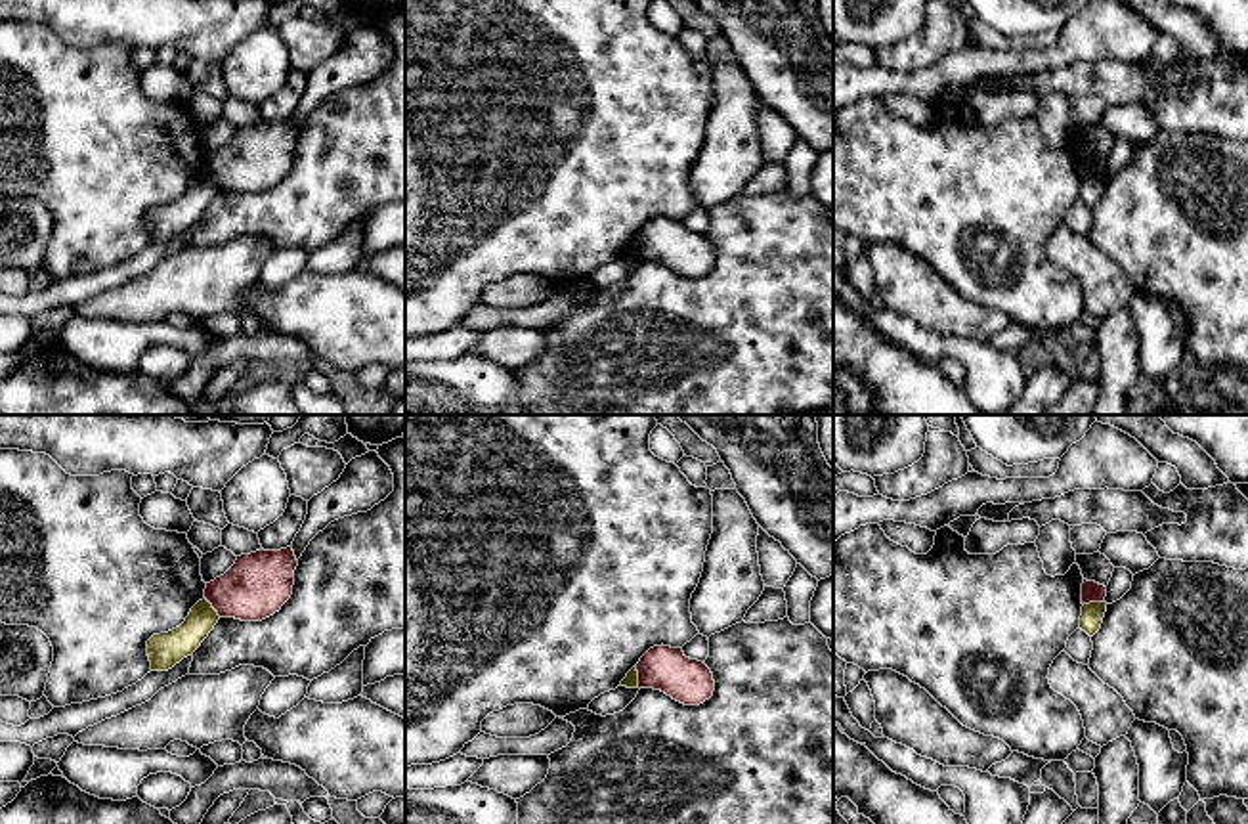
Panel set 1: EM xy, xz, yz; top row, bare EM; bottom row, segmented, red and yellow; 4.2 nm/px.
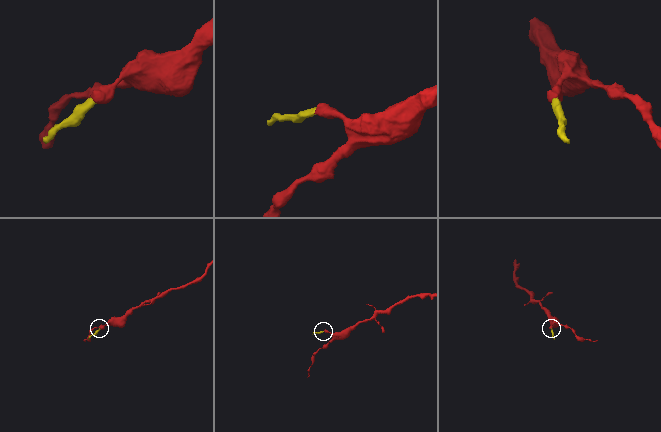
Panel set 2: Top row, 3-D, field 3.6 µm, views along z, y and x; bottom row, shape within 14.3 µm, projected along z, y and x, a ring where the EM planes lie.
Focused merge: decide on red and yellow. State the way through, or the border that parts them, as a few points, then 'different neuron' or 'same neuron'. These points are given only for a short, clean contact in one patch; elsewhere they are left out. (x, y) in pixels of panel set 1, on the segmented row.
border xz (635, 666), (639, 687); different neuron

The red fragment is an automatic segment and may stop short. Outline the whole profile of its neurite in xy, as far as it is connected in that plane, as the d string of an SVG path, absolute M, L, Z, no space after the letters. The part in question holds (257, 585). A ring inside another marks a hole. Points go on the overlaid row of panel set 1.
M292 547L241 554L224 575L206 583L204 598L220 618L262 621L290 598L296 566Z

